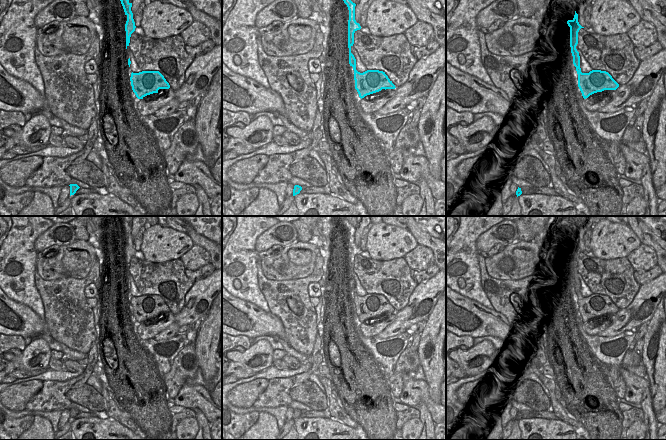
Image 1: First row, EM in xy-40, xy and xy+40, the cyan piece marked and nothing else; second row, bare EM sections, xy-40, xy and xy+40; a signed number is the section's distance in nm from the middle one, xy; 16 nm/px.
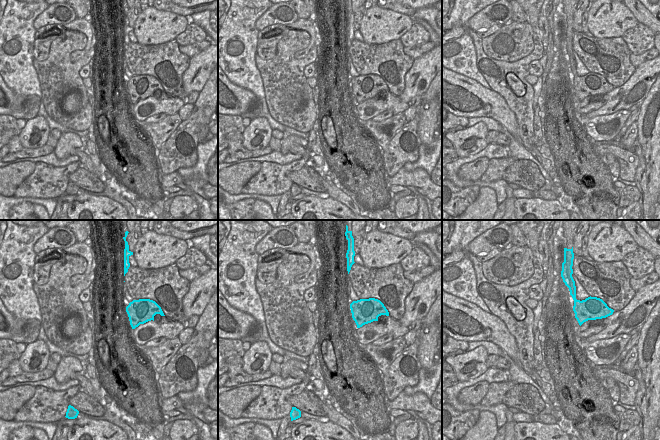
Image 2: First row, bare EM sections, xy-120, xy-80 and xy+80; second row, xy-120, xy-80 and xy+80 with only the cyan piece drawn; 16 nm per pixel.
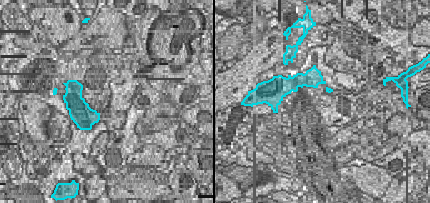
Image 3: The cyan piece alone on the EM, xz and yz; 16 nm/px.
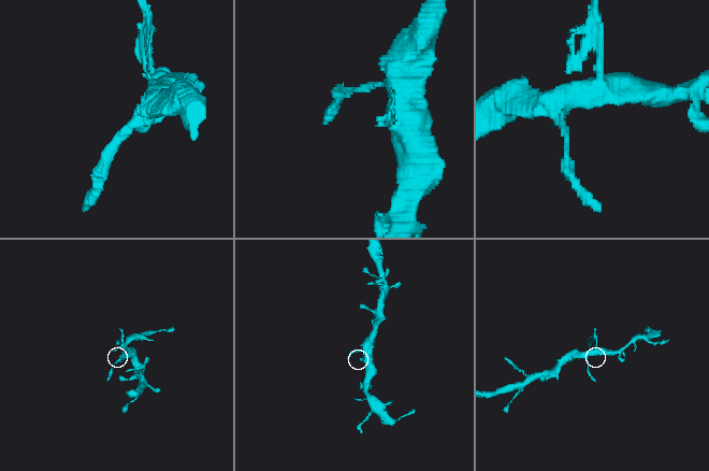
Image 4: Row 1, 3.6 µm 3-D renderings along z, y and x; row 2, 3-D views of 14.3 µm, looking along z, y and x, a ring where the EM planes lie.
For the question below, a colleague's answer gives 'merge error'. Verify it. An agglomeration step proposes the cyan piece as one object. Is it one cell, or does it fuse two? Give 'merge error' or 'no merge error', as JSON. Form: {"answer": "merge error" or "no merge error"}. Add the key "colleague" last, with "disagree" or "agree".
{"answer": "merge error", "colleague": "agree"}

